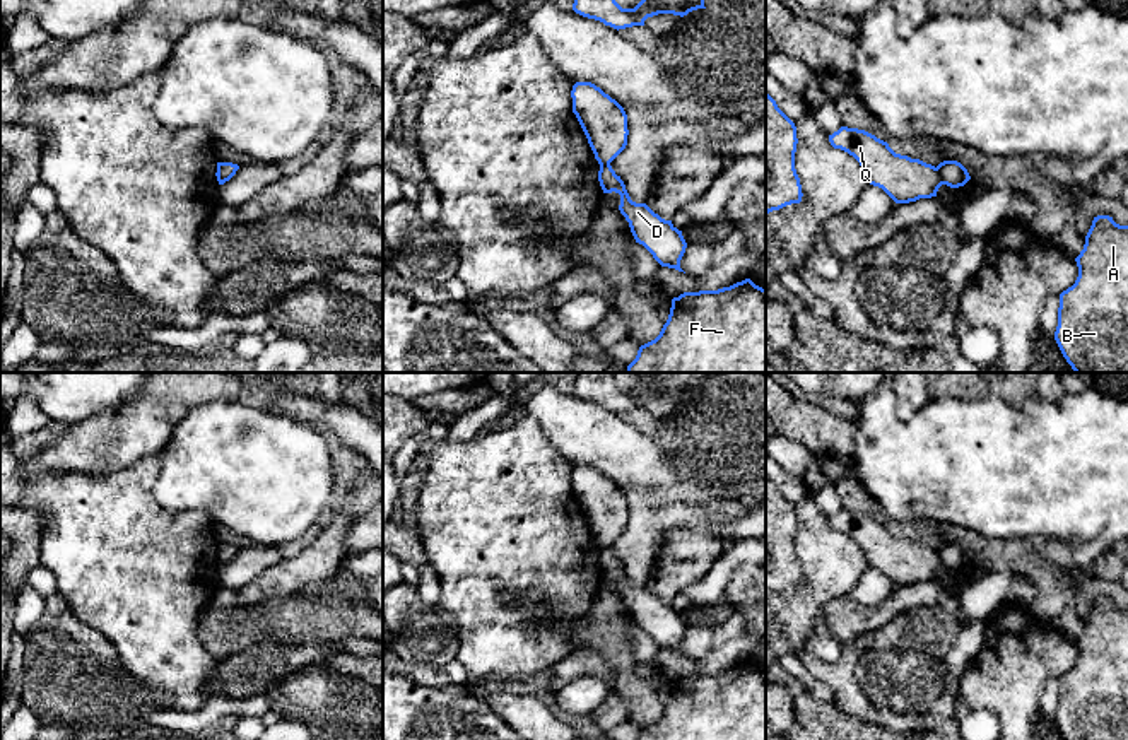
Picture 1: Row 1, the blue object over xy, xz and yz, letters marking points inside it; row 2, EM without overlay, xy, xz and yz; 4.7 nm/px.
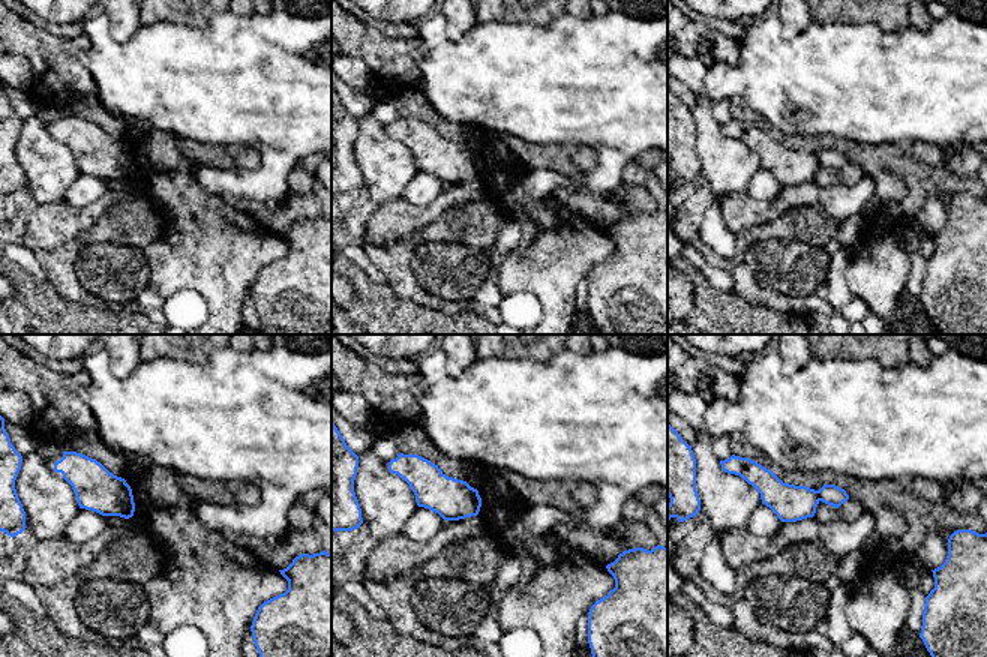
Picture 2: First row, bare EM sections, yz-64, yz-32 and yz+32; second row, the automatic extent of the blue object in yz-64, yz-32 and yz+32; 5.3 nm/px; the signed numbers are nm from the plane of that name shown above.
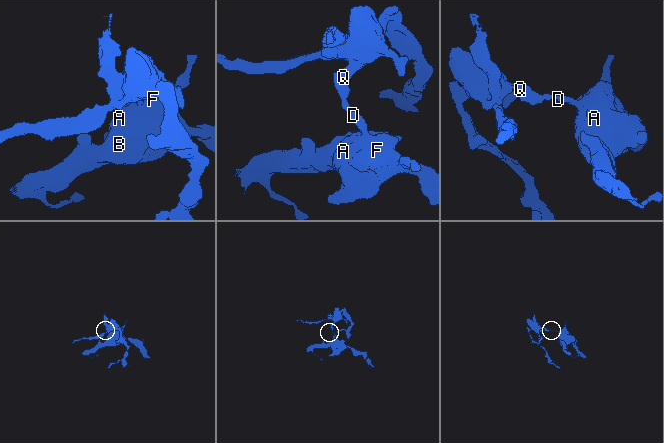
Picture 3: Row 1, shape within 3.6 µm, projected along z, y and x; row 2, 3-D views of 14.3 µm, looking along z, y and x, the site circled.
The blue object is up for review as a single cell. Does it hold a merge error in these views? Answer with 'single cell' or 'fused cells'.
fused cells

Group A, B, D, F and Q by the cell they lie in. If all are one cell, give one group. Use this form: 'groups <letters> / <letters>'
groups A B D F / Q

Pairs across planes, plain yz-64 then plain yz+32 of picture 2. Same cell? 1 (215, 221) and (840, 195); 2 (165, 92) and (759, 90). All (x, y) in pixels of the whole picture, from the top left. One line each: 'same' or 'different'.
1: different
2: same

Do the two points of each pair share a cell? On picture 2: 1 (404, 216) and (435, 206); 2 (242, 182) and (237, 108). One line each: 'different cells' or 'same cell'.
1: same cell
2: same cell

